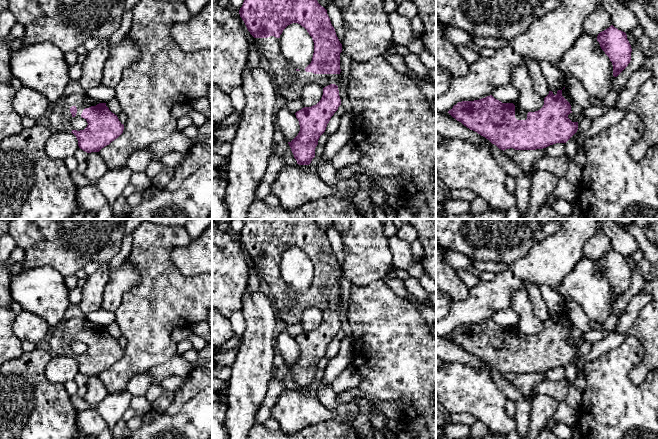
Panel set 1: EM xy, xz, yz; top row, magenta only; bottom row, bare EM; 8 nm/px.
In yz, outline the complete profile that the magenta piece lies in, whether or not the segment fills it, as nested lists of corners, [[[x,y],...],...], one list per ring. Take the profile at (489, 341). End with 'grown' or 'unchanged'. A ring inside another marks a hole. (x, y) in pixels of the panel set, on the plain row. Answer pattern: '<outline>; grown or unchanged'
[[[562,314],[554,319],[552,315],[544,322],[543,331],[535,336],[523,334],[518,326],[504,327],[492,319],[474,325],[462,325],[453,330],[448,337],[464,350],[488,363],[501,374],[513,372],[515,374],[543,373],[556,367],[566,367],[578,354],[578,346],[572,346],[568,339],[572,337],[570,327],[562,320]]]; grown

